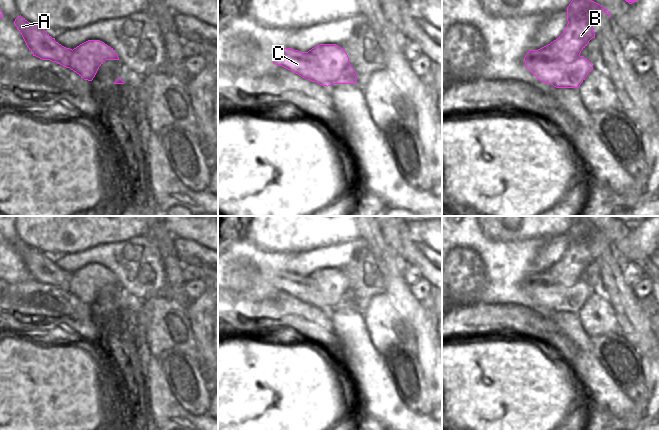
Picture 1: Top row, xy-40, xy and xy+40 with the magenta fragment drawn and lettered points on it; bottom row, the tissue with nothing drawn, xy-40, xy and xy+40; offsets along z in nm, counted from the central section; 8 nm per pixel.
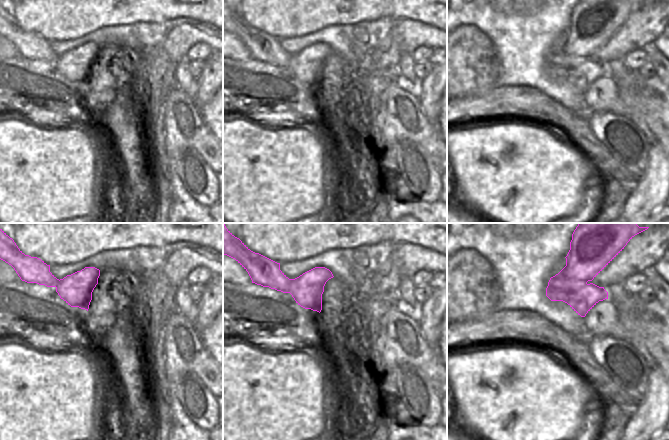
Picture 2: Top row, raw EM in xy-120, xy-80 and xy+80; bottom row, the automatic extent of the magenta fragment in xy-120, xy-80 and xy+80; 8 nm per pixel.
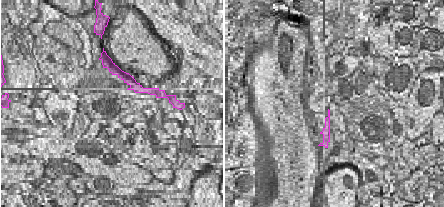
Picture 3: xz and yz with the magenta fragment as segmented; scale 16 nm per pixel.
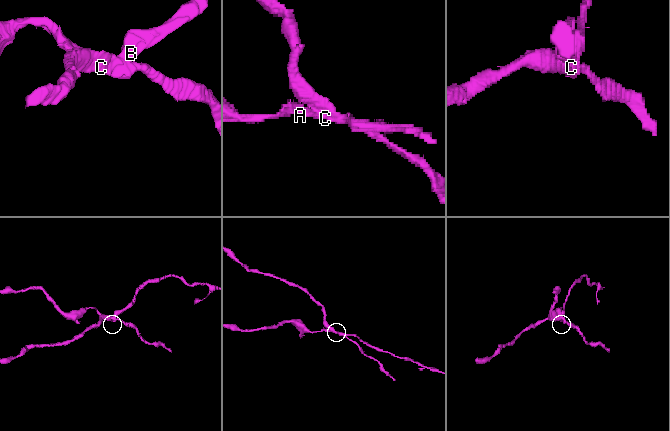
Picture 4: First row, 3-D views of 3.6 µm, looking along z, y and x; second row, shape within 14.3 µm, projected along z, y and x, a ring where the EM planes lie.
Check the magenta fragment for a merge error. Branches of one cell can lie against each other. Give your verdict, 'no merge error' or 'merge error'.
merge error

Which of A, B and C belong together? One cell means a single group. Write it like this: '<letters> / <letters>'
A C / B

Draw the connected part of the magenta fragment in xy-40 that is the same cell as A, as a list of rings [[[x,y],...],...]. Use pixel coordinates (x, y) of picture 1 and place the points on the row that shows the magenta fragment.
[[[21,15],[15,19],[14,24],[33,56],[56,62],[66,68],[70,67],[72,49],[62,46],[42,27],[28,22]]]

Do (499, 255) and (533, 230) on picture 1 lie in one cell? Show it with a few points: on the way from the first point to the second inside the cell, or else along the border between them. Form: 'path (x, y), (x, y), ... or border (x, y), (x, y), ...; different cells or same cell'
border (543, 237), (526, 237), (505, 241), (496, 240); different cells

